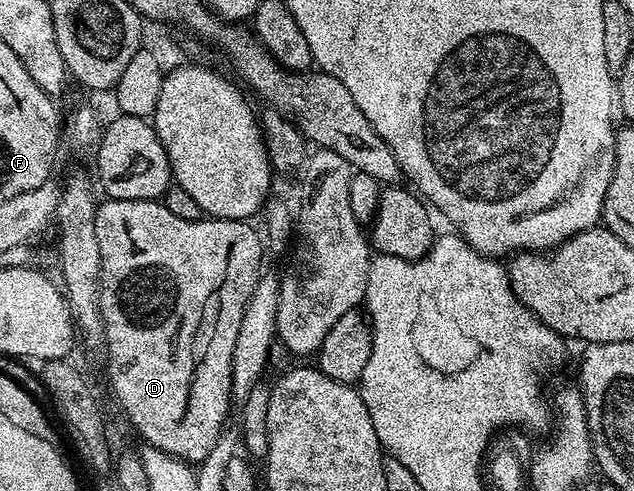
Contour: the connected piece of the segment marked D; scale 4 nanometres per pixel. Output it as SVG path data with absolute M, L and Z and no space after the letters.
M102 199L97 205L97 213L95 214L95 238L99 238L99 258L101 259L101 317L103 318L103 326L105 327L105 350L103 359L109 363L109 384L113 387L113 396L121 403L121 408L125 411L127 419L133 423L133 428L146 440L150 449L156 450L165 456L178 456L179 459L186 462L199 462L203 458L207 458L207 454L211 454L211 446L215 446L215 442L221 437L221 432L227 427L225 420L229 416L229 408L231 409L231 353L235 350L235 337L239 335L239 322L243 322L243 310L247 310L247 302L251 298L251 294L255 290L257 280L263 271L261 265L261 238L262 233L252 228L252 223L244 220L218 220L216 218L200 218L197 220L187 221L179 218L176 214L171 214L161 200L110 200Z

